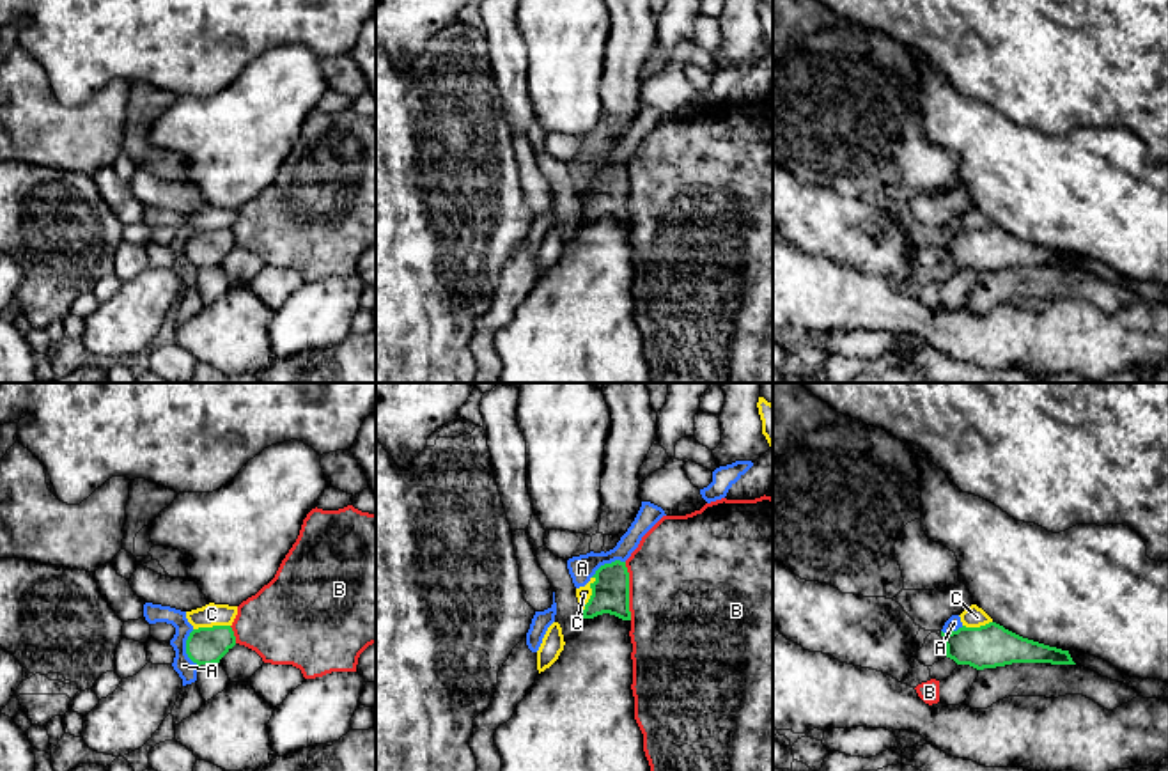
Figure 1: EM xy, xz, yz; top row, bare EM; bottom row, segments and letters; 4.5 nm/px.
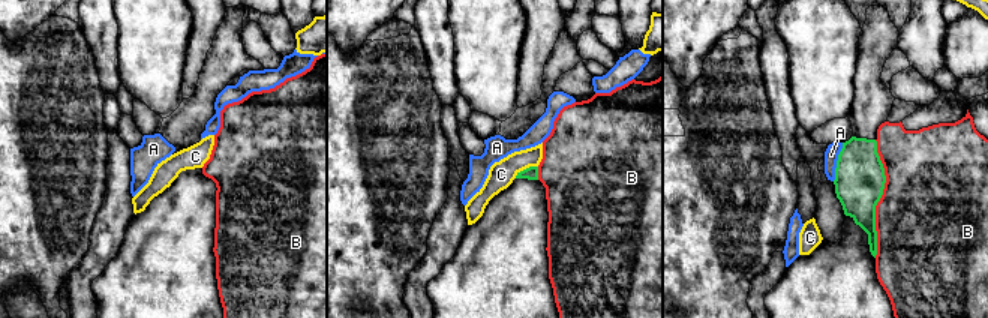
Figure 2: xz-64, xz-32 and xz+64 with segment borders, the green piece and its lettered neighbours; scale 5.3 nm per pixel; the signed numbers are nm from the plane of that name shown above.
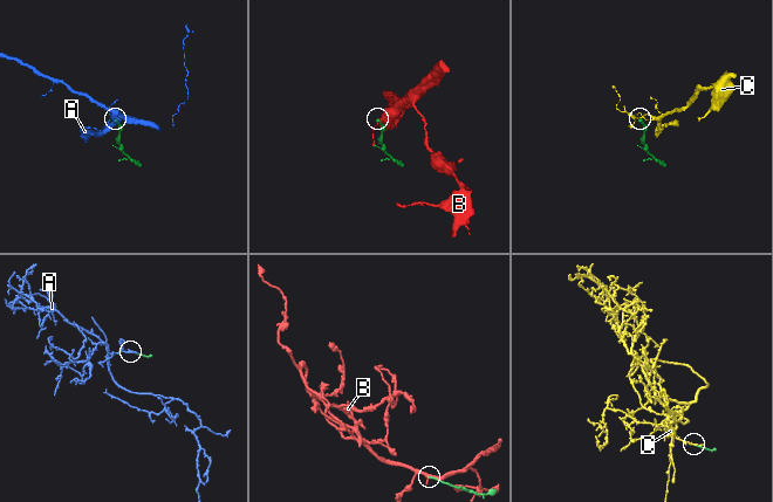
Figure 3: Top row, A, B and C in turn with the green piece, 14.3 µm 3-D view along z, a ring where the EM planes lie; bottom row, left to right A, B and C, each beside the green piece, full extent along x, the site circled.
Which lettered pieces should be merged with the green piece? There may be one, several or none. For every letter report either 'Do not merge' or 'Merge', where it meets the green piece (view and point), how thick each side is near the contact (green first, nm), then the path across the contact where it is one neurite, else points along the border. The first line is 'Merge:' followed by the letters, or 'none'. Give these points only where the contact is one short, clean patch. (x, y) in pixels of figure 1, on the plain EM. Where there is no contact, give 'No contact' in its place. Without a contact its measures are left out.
Merge: none
A: Do not merge. Touches green at xy (186, 252). Thickness 170 nm (green) against 90 nm. Boundary: xy (192, 233), (186, 243), (186, 257), (199, 268)
B: Do not merge. Touches green at xz (628, 194). Thickness 180 nm (green) against 500 nm
C: Do not merge. Touches green at xz (592, 197). Thickness 180 nm (green) against 70 nm. Boundary: xz (594, 179), (591, 201), (582, 215)

